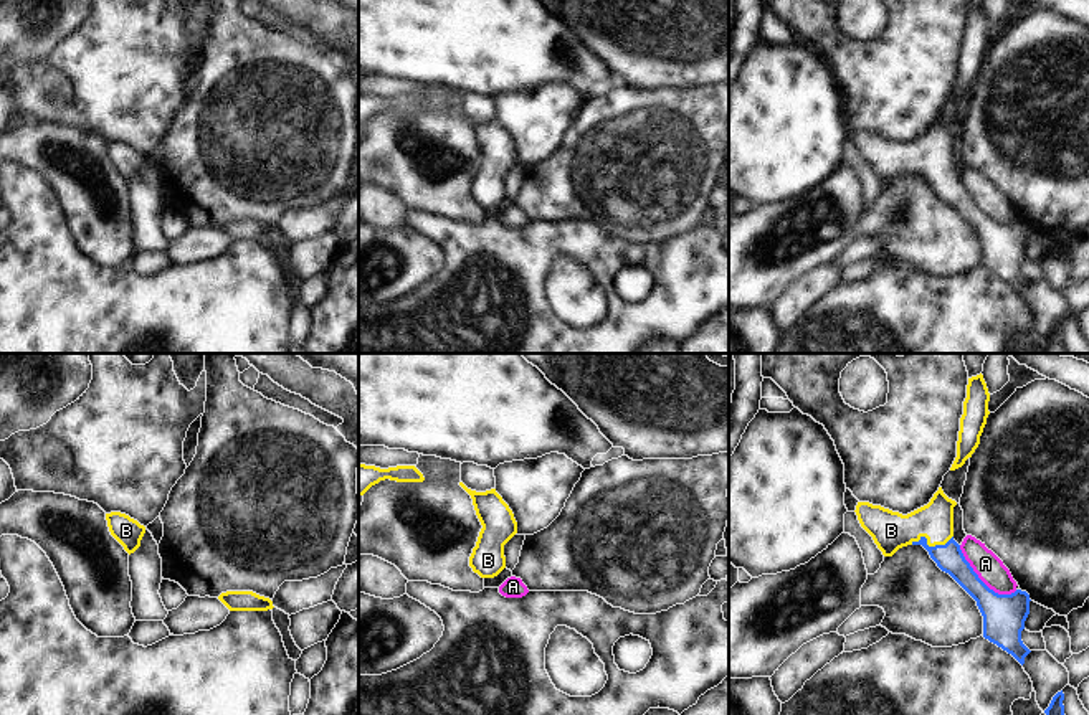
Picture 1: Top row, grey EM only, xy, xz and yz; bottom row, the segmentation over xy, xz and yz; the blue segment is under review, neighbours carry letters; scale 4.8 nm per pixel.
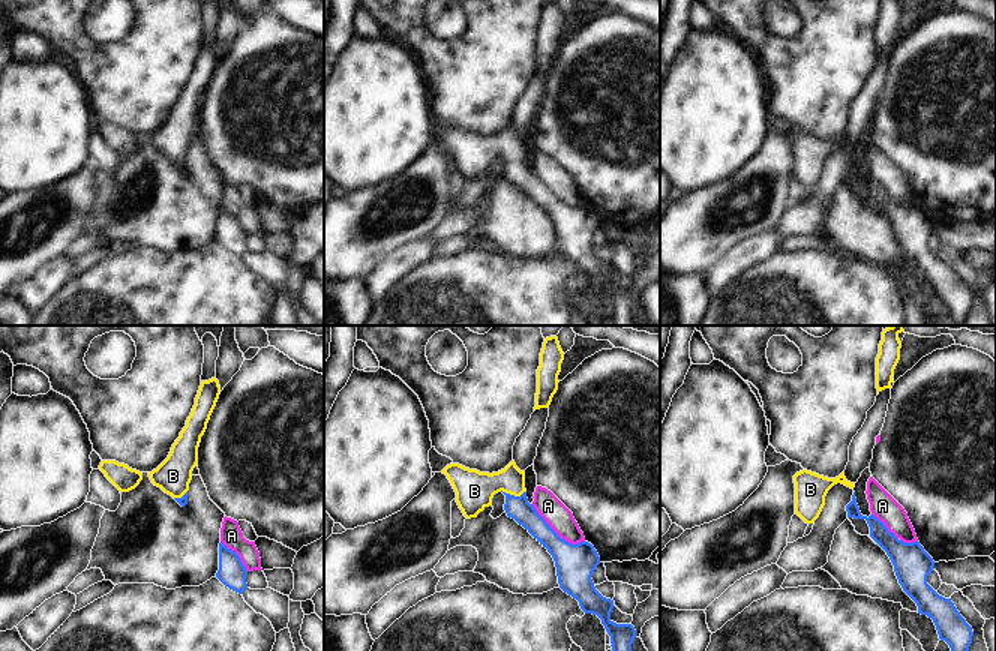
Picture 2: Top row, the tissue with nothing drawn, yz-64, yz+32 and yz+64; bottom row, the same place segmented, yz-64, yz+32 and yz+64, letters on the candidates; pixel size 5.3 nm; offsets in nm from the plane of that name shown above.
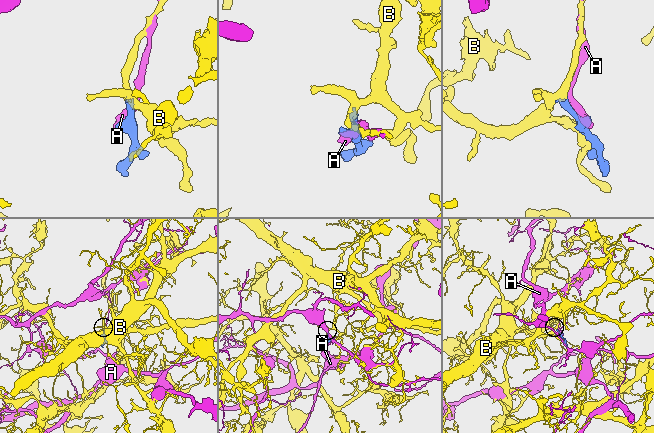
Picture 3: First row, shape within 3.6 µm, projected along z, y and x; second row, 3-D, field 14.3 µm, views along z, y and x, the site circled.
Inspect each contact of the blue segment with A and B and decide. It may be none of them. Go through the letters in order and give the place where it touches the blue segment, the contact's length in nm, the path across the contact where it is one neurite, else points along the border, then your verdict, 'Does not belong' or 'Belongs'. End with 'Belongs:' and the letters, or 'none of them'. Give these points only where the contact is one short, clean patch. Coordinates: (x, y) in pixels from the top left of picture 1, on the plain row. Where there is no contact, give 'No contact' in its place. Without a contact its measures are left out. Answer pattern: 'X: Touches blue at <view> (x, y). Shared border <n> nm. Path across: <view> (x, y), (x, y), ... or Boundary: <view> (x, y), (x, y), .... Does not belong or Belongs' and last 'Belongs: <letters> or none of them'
A: Touches blue at yz (980, 210). Shared border 360 nm. Does not belong
B: Touches blue at yz (927, 175). Shared border 220 nm. Path across: yz (949, 187), (937, 175), (927, 175), (917, 160), (891, 160). Belongs
Belongs: B.

